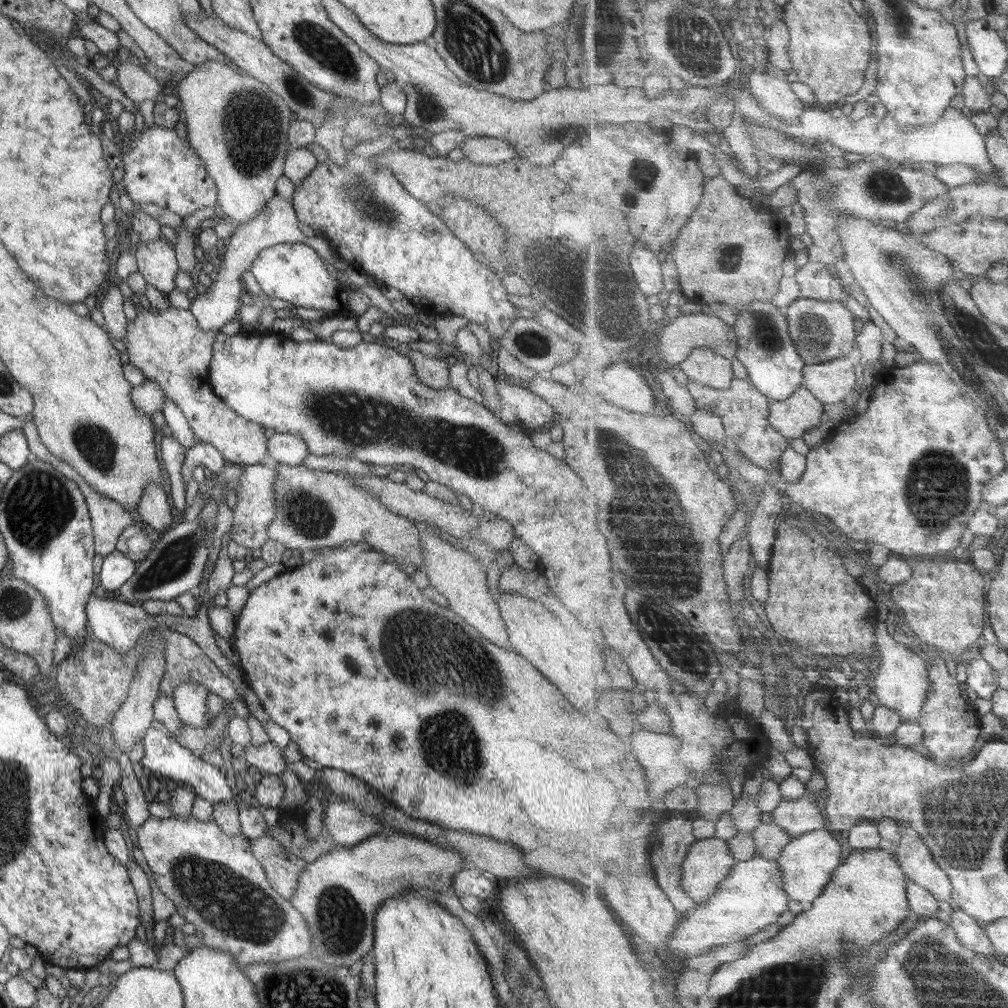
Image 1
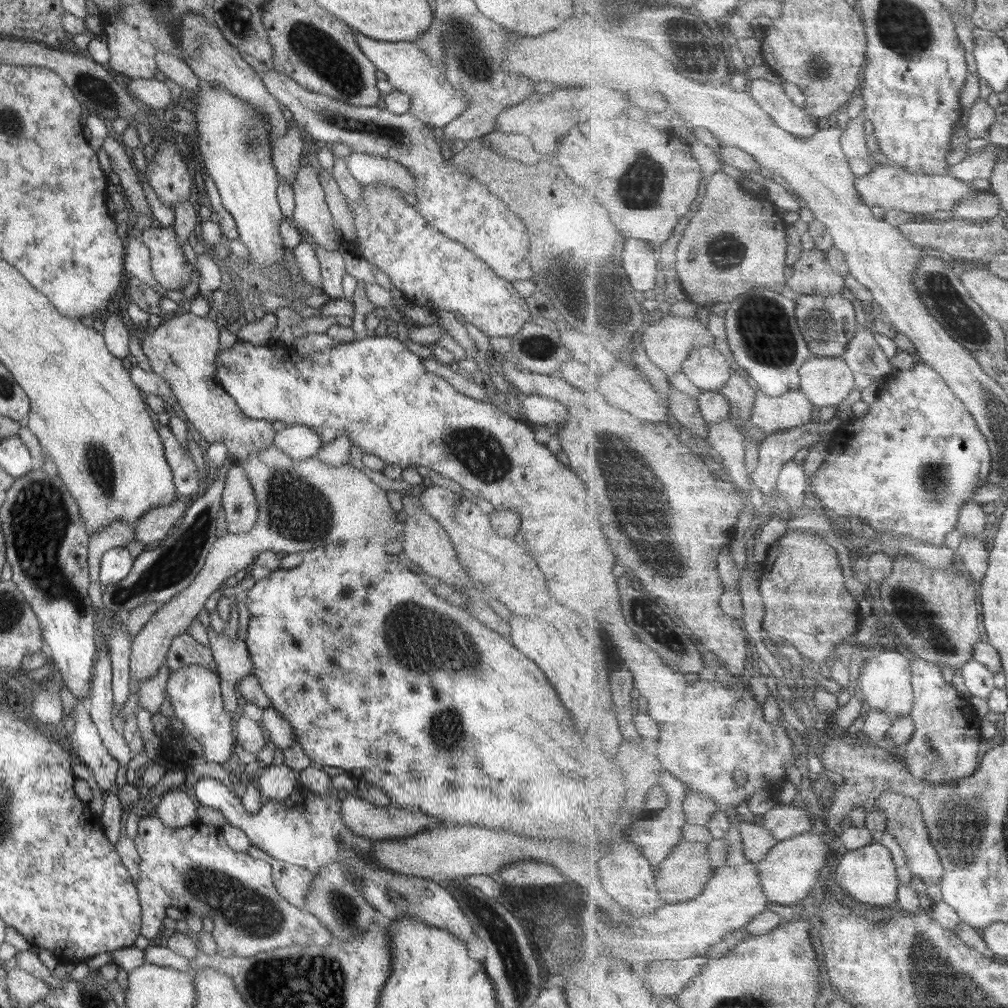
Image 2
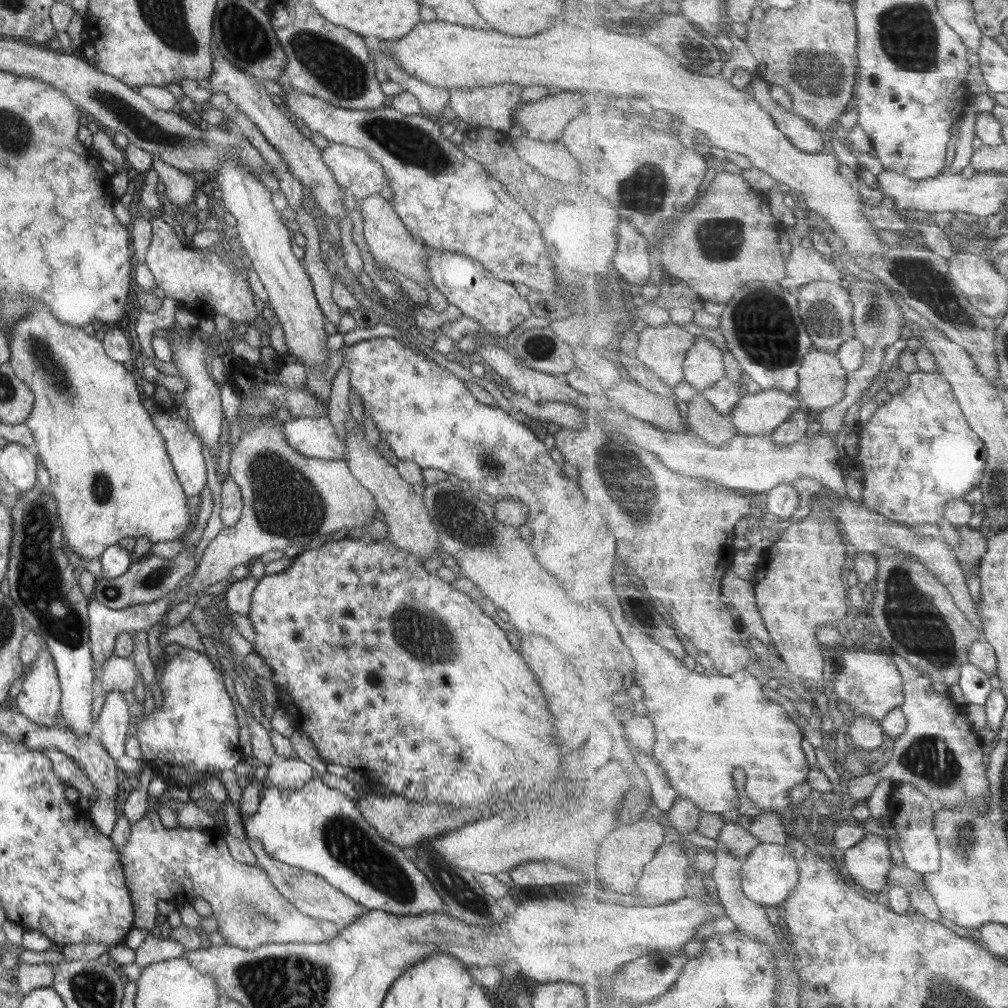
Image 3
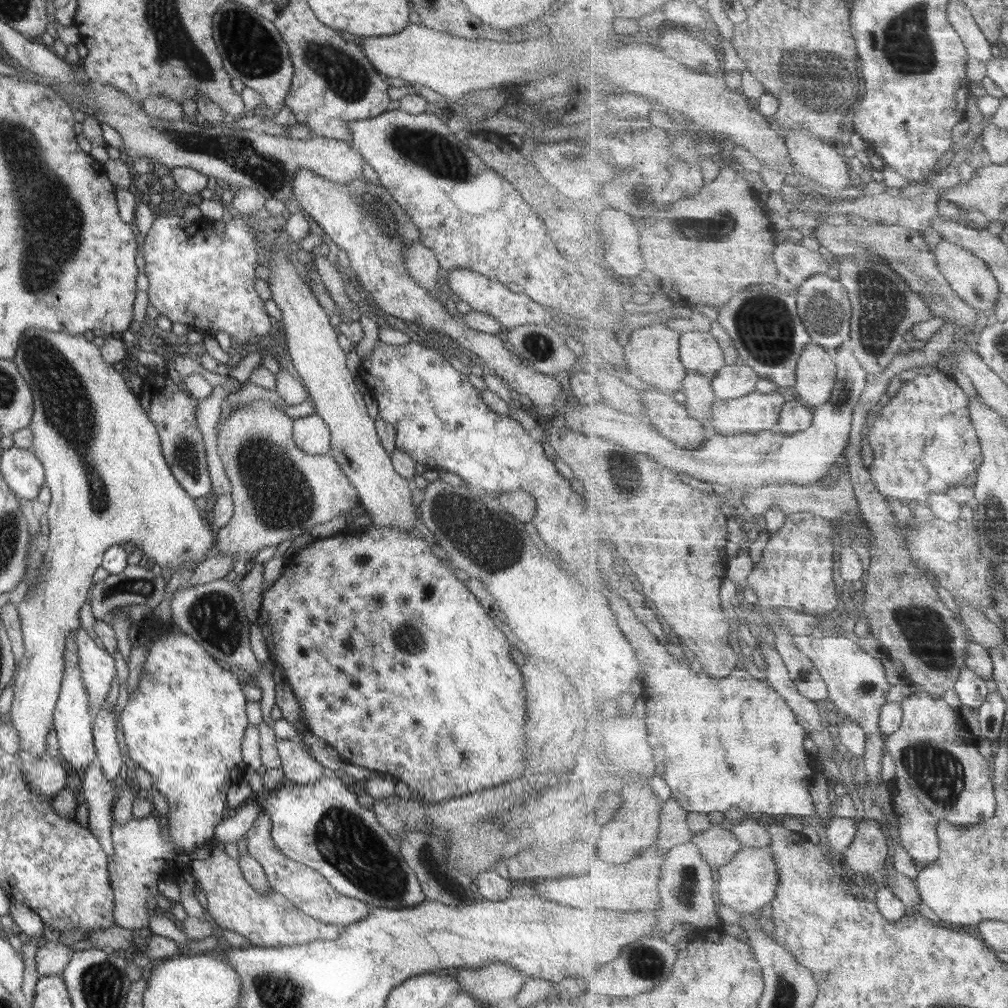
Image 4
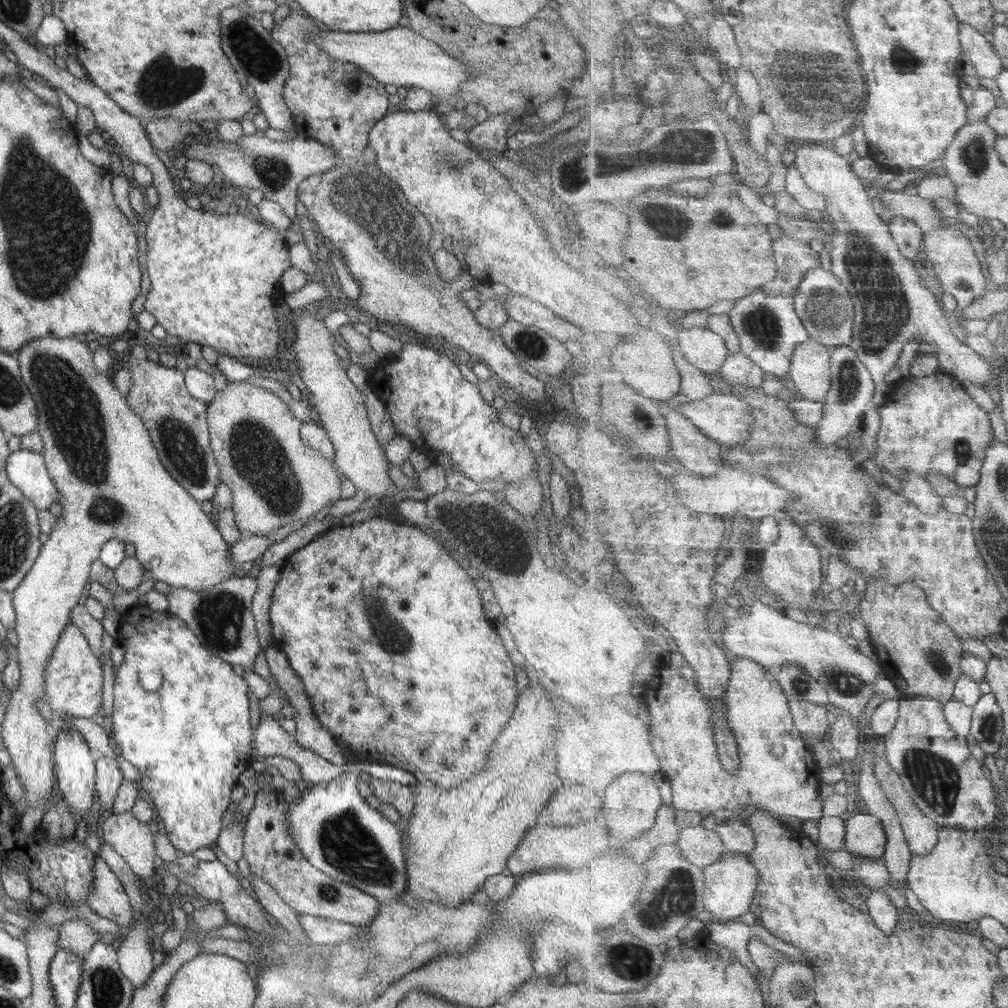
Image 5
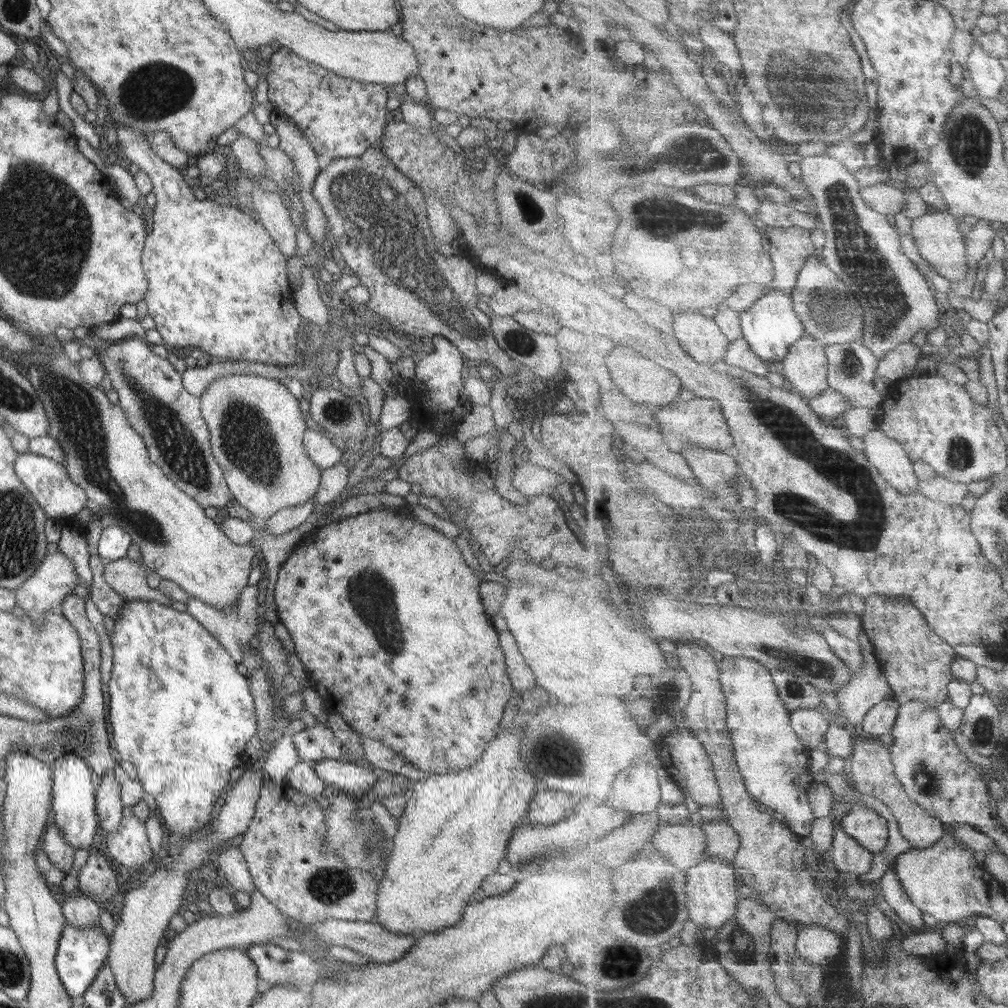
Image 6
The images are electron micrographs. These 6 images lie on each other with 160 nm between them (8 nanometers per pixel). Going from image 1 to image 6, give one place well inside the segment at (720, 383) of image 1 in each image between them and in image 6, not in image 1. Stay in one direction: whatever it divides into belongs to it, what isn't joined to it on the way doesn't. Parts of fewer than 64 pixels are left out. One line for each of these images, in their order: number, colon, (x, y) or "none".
2: (706, 368)
3: (704, 367)
4: (701, 351)
5: (705, 349)
6: (701, 337)

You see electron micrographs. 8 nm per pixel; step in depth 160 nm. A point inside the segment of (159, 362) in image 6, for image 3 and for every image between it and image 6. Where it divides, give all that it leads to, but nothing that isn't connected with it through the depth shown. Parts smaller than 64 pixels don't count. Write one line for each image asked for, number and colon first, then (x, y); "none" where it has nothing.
3: (183, 446)
4: (171, 411)
5: (176, 423)

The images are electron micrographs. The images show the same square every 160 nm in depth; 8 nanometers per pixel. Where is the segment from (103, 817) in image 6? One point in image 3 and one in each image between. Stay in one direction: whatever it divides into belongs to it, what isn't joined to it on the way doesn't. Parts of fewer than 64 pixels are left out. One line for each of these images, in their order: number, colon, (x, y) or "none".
3: (113, 721)
4: (104, 726)
5: (107, 776)

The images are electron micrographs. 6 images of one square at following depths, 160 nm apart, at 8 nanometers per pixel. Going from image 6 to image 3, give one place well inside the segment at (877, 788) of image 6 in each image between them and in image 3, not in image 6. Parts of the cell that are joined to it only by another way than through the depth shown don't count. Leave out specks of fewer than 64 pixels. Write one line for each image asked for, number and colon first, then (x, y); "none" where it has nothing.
3: (912, 813)
4: (918, 828)
5: (922, 833)

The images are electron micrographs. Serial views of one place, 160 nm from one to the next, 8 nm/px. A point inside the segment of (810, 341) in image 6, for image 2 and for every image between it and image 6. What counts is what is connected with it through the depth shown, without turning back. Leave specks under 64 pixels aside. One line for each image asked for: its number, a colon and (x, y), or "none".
2: (827, 381)
3: (823, 379)
4: (816, 372)
5: (811, 374)

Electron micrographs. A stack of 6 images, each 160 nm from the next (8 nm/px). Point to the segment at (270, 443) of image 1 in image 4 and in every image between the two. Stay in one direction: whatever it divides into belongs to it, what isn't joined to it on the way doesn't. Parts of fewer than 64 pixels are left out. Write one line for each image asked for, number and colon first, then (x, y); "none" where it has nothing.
2: (298, 442)
3: (314, 437)
4: (310, 434)

